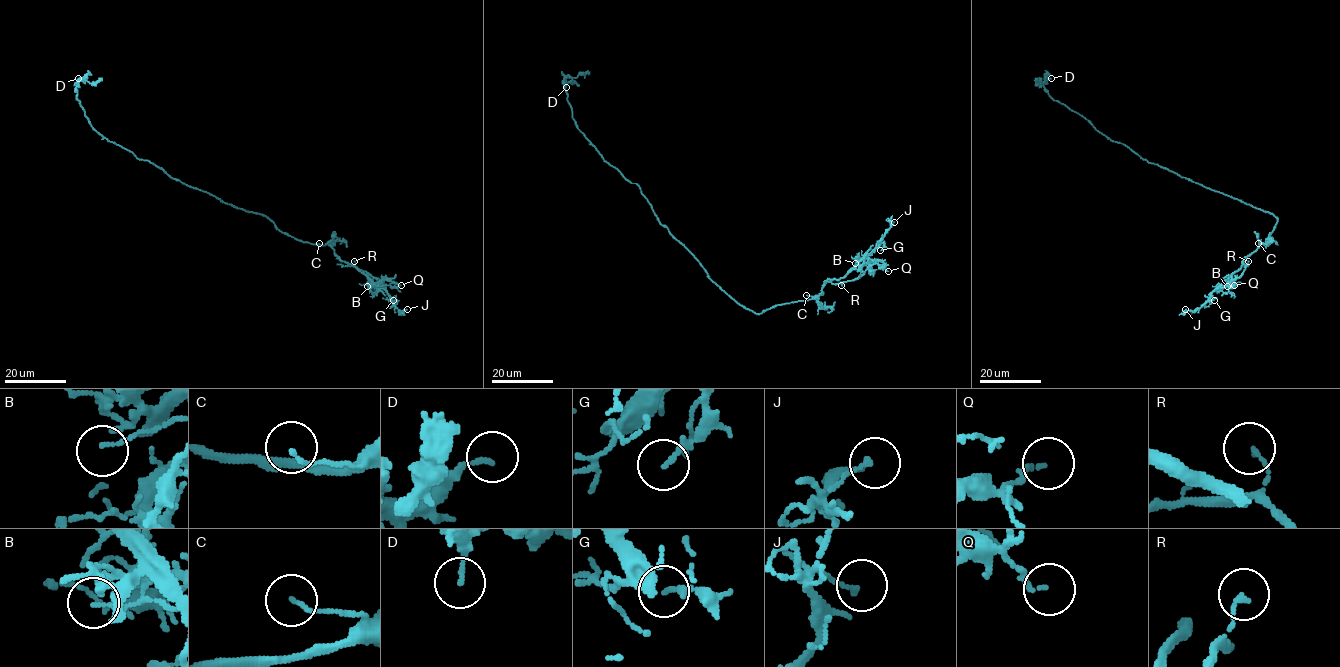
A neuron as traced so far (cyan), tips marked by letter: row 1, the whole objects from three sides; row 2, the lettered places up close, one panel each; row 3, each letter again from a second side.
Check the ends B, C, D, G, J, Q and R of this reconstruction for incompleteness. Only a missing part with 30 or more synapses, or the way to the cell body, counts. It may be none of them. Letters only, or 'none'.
J

